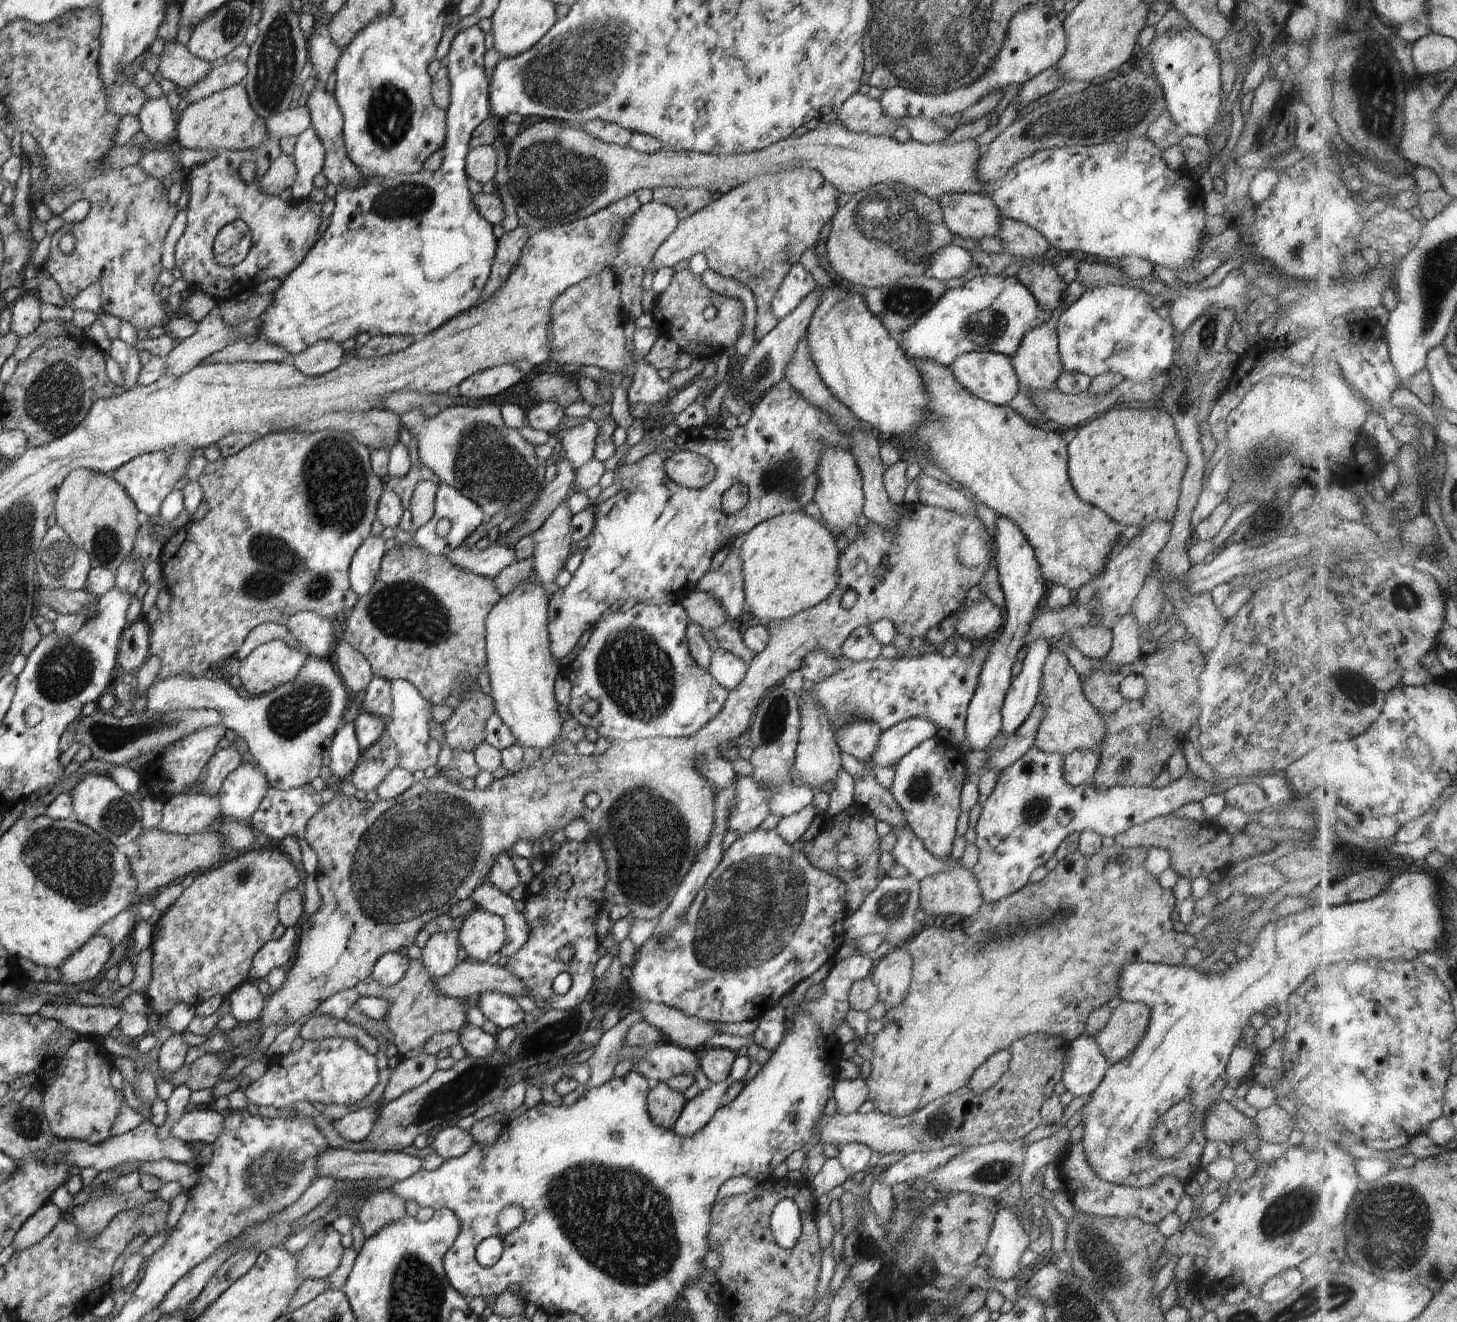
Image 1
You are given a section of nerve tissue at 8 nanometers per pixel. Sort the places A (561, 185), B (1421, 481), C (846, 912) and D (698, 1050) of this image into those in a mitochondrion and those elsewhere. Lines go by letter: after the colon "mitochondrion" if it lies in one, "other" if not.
A: mitochondrion
B: other
C: other
D: other

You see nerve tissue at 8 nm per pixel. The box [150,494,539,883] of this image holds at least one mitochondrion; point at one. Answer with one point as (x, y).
(405, 610)

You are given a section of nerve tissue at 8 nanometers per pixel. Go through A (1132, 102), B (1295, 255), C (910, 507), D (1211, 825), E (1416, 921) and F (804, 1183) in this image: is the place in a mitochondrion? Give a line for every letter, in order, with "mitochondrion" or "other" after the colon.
A: mitochondrion
B: mitochondrion
C: other
D: other
E: other
F: other

